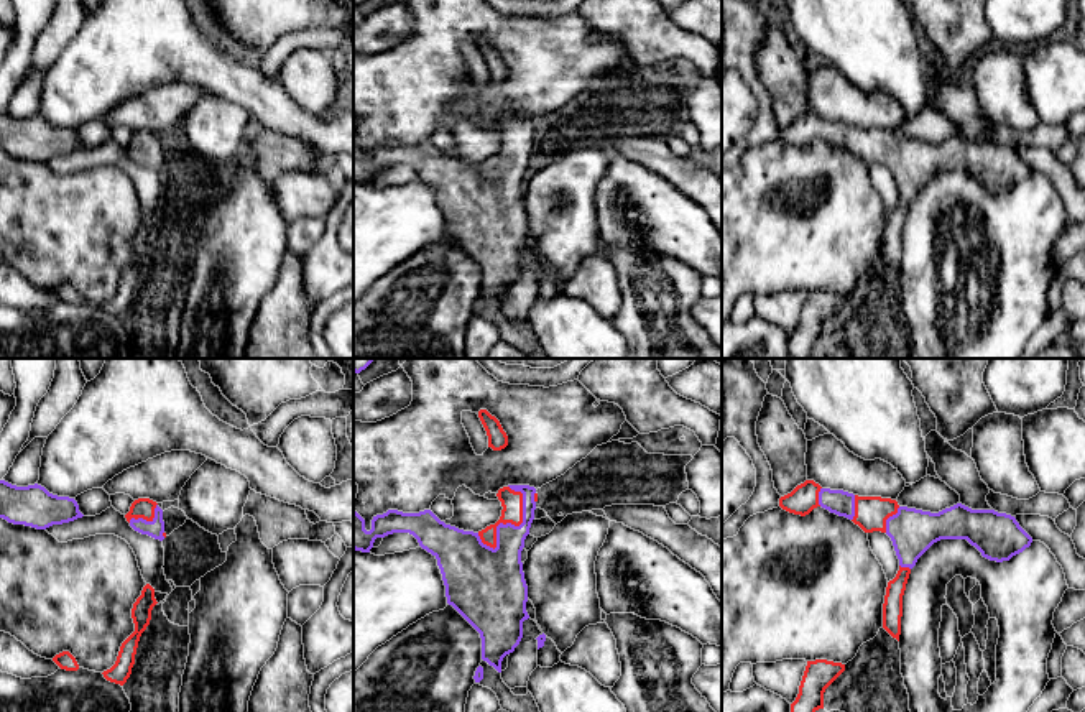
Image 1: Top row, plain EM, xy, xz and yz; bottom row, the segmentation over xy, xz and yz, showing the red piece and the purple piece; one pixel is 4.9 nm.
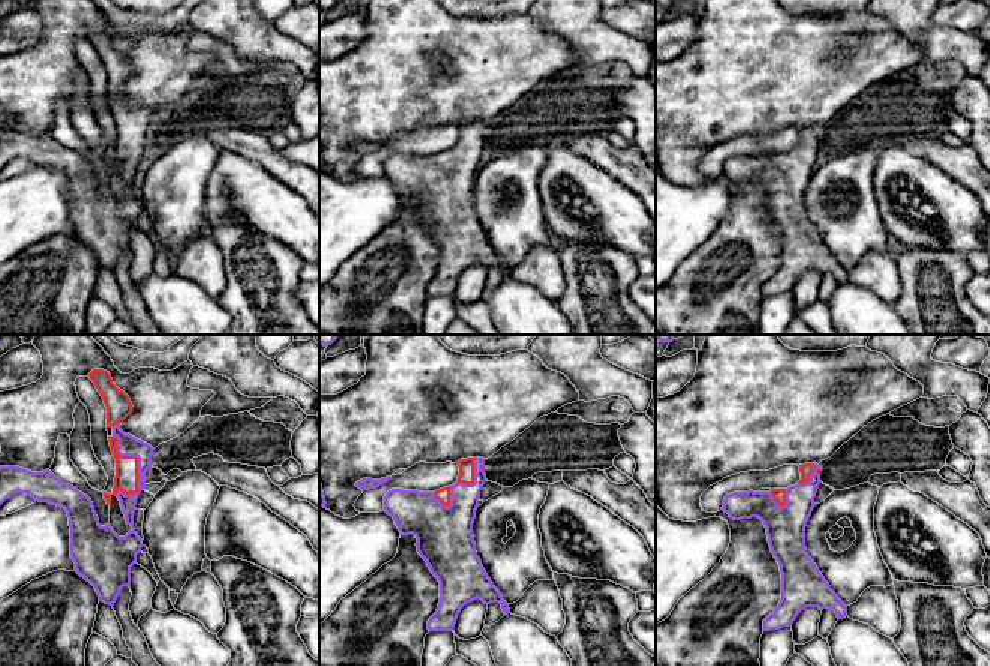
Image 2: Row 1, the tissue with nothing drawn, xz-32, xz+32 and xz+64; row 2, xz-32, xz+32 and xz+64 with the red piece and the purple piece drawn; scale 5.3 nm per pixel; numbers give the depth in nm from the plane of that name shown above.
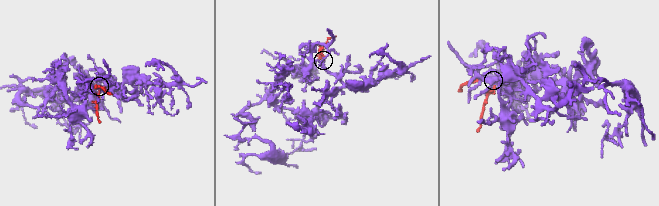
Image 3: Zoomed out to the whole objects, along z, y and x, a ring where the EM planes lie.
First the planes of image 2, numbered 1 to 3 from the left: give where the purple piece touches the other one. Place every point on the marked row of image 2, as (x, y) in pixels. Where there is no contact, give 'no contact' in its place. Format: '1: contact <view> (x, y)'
1: contact xz-32 (137, 458)
2: contact xz+32 (473, 479)
3: contact xz+64 (777, 503)

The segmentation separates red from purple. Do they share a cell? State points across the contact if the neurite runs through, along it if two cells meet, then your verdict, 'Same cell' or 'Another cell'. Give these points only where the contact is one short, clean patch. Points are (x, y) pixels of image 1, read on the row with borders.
Same cell

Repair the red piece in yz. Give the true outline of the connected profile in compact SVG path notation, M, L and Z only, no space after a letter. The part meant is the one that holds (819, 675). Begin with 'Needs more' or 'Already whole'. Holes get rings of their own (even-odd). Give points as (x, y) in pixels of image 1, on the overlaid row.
Already whole. M827 659L807 661L799 694L791 712L815 712L824 709L825 689L845 671L845 664Z

